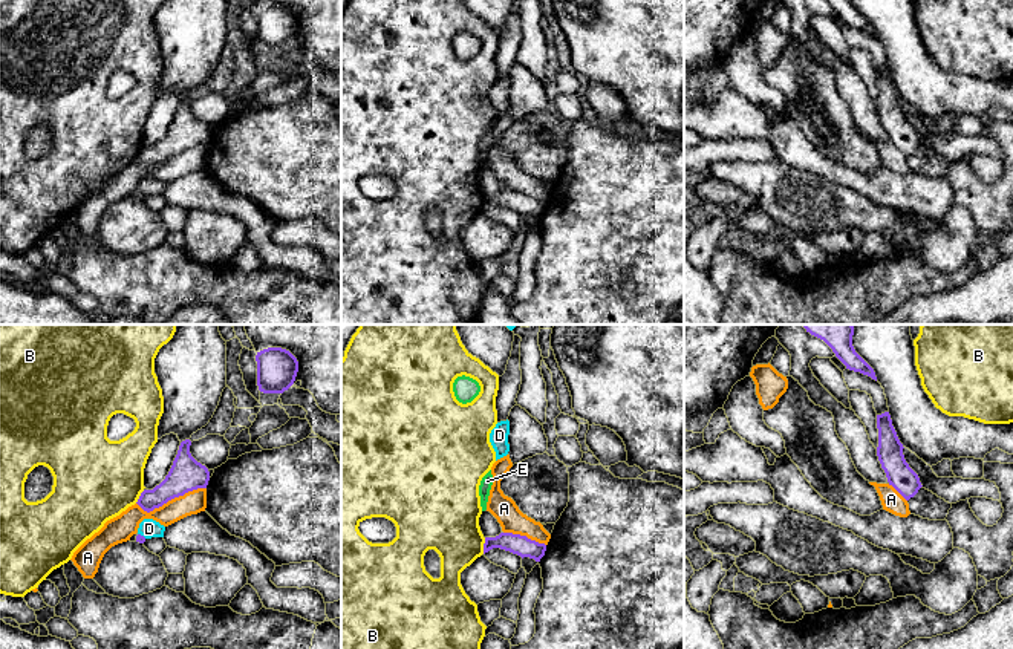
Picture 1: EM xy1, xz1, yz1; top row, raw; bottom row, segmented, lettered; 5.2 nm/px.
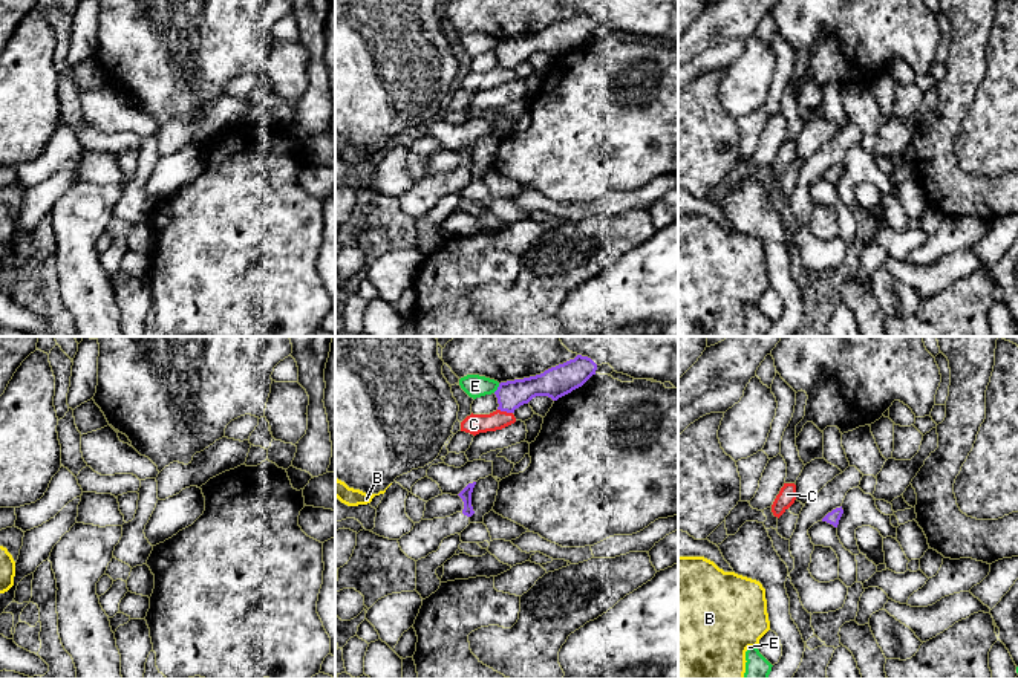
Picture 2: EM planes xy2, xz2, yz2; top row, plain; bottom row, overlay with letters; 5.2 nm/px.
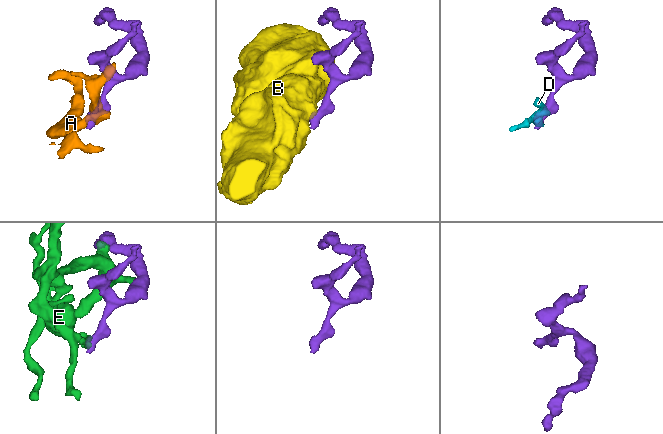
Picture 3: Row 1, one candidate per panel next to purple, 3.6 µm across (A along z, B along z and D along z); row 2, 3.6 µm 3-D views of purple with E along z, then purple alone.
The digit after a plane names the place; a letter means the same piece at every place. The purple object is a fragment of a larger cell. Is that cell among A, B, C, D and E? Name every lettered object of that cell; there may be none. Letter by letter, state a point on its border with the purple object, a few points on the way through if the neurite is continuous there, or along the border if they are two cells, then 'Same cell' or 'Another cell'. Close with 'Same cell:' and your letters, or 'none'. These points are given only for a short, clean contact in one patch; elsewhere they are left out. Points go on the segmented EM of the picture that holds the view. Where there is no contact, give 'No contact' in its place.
A: Touches purple at xy1 (170, 499). Boundary: xy1 (205, 487), (188, 490), (149, 512), (144, 512), (136, 504). Another cell
B: Touches purple at xz1 (484, 545). Another cell
C: Touches purple at xz2 (505, 410). Another cell
D: Touches purple at xy1 (143, 536). Boundary: xy1 (138, 533), (146, 538). Another cell
E: Touches purple at xz2 (498, 389). Boundary: xz2 (499, 384), (493, 392). Another cell
Same cell: none

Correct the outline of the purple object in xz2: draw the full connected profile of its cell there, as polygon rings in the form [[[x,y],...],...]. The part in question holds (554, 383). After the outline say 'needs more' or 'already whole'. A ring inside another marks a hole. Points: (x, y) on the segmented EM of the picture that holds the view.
[[[577,355],[563,364],[551,367],[540,375],[501,382],[494,391],[498,398],[498,410],[514,413],[524,404],[536,396],[548,396],[553,401],[582,387],[592,375],[597,364],[588,358]]]; already whole

